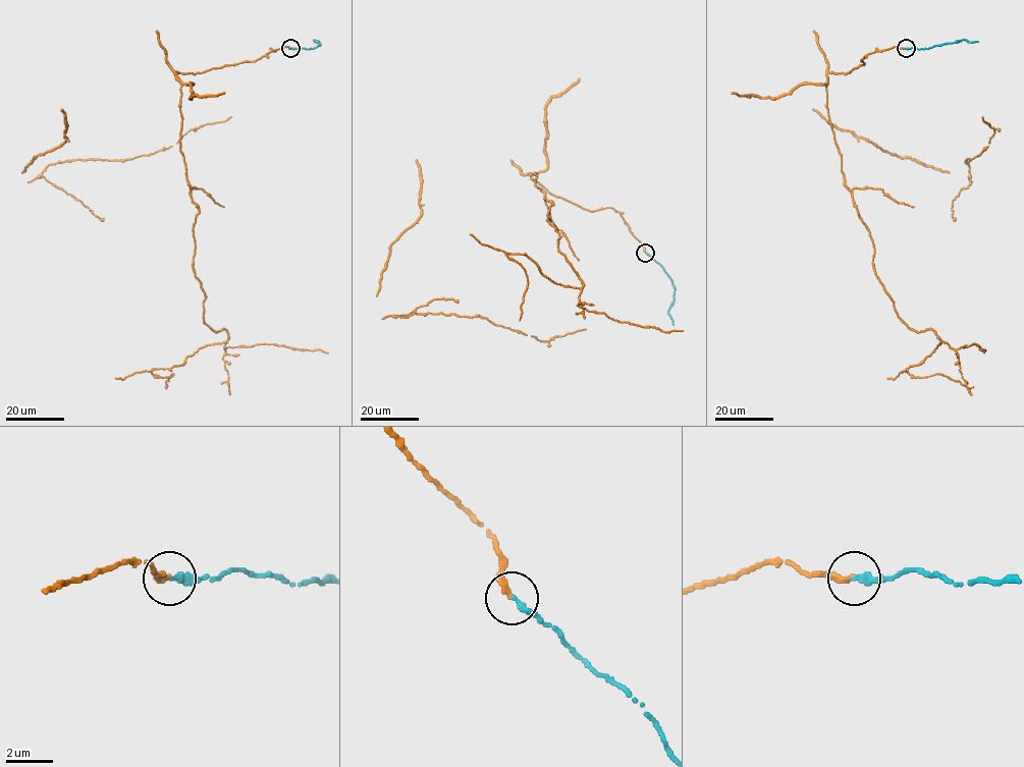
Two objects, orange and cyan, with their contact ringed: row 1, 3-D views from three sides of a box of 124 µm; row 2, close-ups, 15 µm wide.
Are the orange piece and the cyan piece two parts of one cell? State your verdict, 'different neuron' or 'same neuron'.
same neuron

